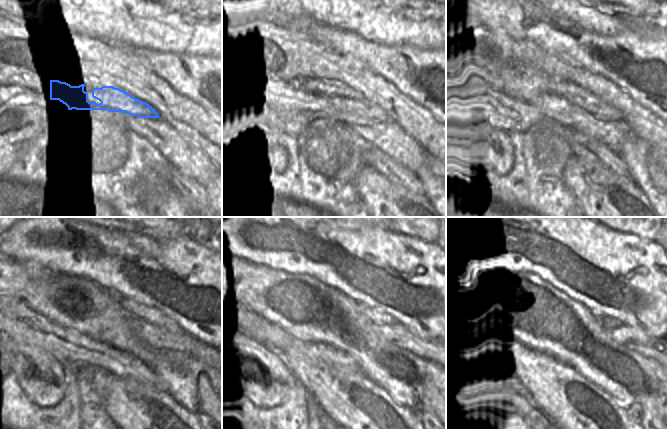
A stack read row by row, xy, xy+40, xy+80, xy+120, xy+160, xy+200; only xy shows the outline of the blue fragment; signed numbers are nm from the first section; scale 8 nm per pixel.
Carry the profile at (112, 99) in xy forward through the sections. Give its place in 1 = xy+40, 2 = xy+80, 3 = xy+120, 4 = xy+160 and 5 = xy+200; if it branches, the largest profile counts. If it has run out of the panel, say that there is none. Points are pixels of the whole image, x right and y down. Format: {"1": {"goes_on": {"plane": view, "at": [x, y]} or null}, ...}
{"1": {"goes_on": {"plane": "xy+40", "at": [333, 95]}}, "2": {"goes_on": {"plane": "xy+80", "at": [585, 103]}}, "3": {"goes_on": {"plane": "xy+120", "at": [155, 336]}}, "4": {"goes_on": {"plane": "xy+160", "at": [397, 335]}}, "5": {"goes_on": {"plane": "xy+200", "at": [633, 338]}}}

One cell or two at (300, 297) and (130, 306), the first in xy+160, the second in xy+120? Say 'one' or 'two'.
two

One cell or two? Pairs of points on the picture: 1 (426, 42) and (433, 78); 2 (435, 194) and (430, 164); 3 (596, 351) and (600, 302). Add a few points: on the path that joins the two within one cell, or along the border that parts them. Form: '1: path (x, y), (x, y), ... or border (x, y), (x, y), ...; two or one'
1: border (405, 44), (419, 49), (435, 50); two
2: path (435, 187), (435, 176), (432, 171); one
3: border (577, 302), (584, 305), (596, 317); two

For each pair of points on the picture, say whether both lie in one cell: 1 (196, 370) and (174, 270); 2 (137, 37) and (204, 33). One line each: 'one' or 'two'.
1: two
2: one

